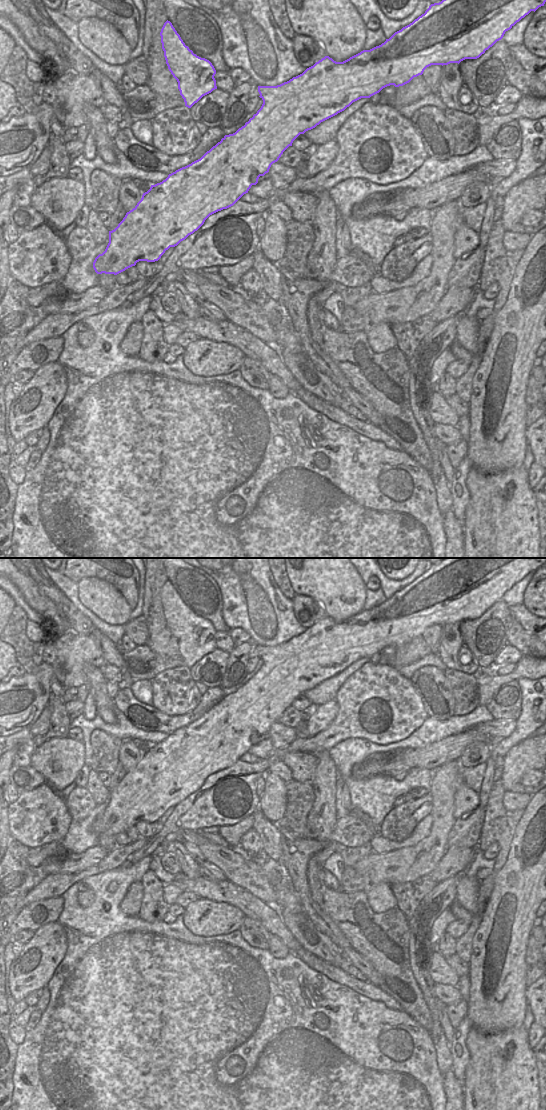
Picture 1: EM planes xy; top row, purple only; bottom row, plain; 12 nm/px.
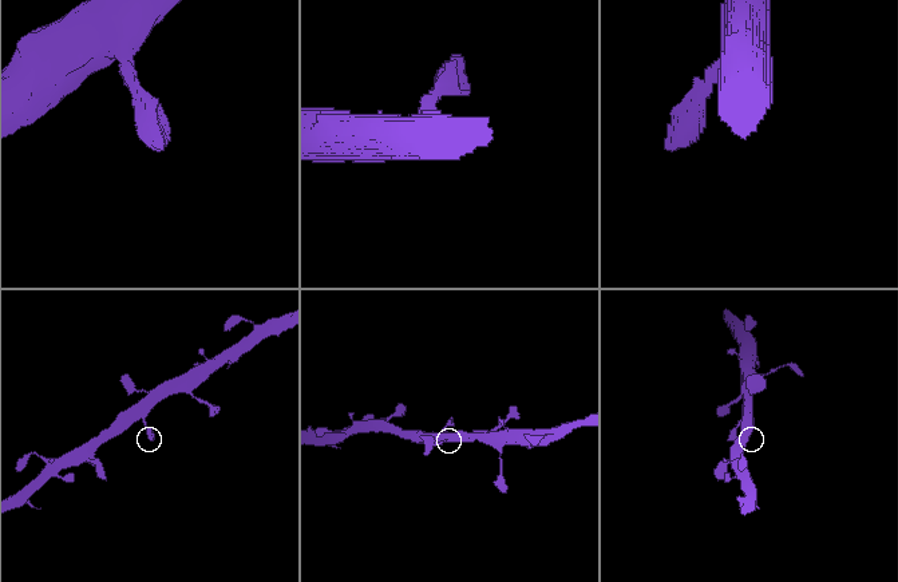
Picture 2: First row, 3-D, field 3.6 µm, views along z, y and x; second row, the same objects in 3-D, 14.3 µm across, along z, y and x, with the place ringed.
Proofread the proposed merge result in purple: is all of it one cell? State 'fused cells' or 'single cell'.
single cell

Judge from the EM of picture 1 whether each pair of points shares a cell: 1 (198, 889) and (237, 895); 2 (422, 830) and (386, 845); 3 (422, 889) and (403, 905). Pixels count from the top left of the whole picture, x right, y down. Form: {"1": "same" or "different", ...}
{"1": "same", "2": "same", "3": "same"}

